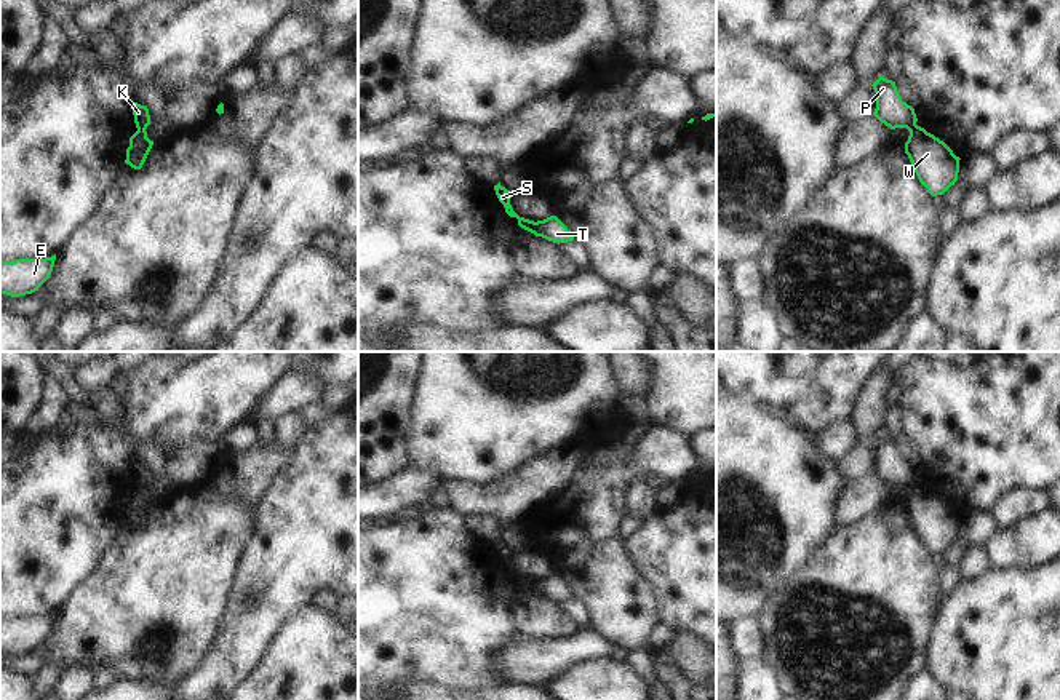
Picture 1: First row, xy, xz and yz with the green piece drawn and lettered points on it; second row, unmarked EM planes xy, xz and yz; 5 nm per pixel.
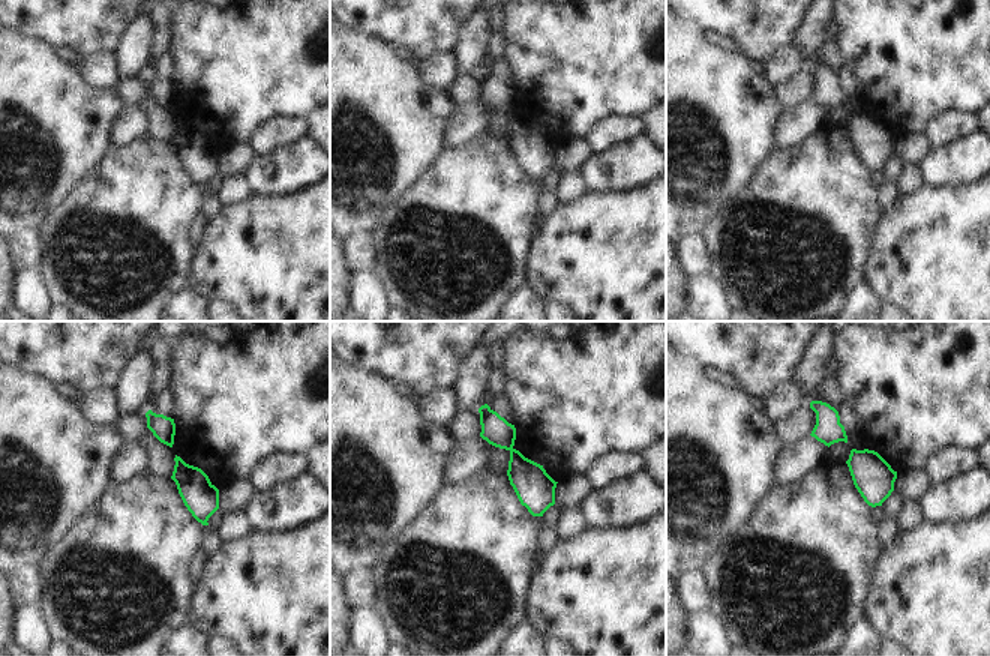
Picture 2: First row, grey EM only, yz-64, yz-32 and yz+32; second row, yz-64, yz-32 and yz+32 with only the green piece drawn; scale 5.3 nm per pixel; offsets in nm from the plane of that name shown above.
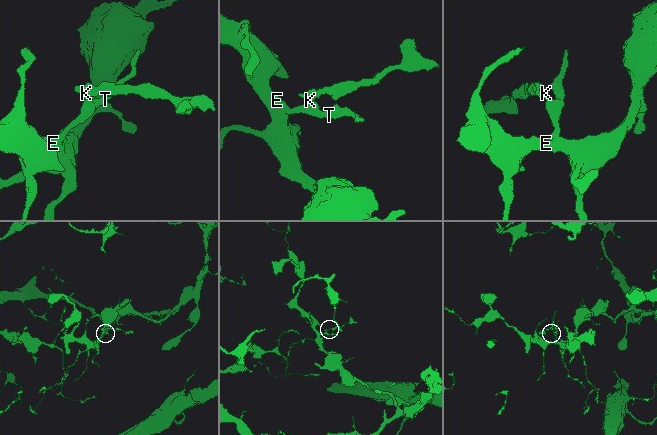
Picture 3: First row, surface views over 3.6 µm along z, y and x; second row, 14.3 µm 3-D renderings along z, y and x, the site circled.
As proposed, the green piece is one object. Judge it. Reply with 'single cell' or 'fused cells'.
fused cells

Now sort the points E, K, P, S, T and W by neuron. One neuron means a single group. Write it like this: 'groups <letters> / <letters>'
groups E S T W / K P

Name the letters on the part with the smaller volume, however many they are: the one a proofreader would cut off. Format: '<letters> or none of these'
K, P

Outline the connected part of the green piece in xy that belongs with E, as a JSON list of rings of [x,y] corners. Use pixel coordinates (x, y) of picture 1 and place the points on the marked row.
[[[56,254],[45,259],[0,262],[0,294],[19,297],[38,291],[50,278]]]

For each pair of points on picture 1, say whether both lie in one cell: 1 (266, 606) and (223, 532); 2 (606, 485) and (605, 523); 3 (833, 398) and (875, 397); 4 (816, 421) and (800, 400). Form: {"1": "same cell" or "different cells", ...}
{"1": "different cells", "2": "same cell", "3": "different cells", "4": "same cell"}

